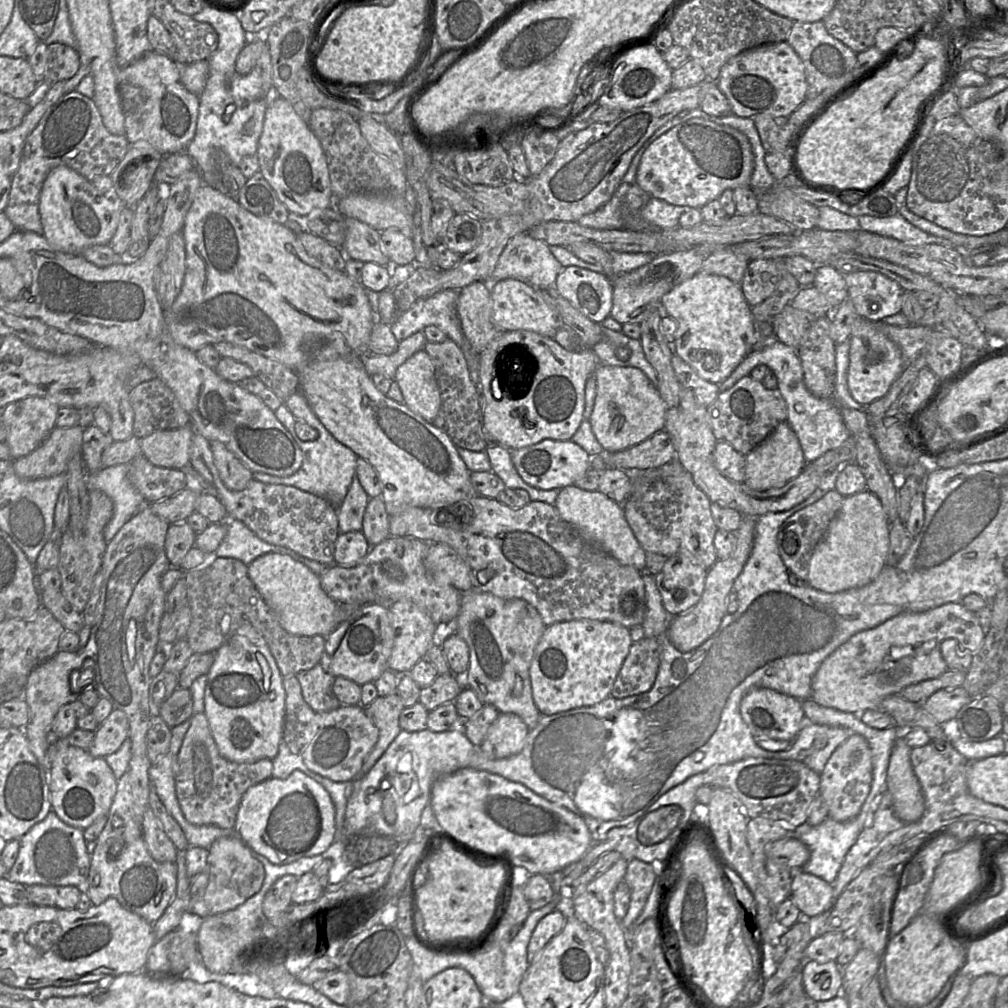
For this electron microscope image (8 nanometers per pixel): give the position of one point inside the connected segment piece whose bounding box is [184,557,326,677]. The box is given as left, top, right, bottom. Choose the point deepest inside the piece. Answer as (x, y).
(222, 598)

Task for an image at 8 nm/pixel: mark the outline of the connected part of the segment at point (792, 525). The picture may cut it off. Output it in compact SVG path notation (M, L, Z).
M836 489L827 492L815 503L800 509L788 517L780 526L777 546L781 559L790 573L808 584L809 563L814 548L825 534L829 524L841 508L844 496Z

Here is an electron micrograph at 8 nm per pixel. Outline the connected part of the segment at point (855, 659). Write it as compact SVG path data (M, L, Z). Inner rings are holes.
M949 602L925 612L903 612L884 623L854 634L840 645L819 666L811 682L810 698L817 704L853 714L880 709L881 701L890 694L901 694L909 685L934 679L948 670L941 654L941 643L946 639L956 639L962 650L975 653L985 639L986 630L981 626L975 613L960 602Z

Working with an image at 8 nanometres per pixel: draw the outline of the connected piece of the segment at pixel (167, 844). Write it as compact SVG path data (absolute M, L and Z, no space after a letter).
M150 807L144 813L142 832L148 852L155 861L176 862L178 850Z

